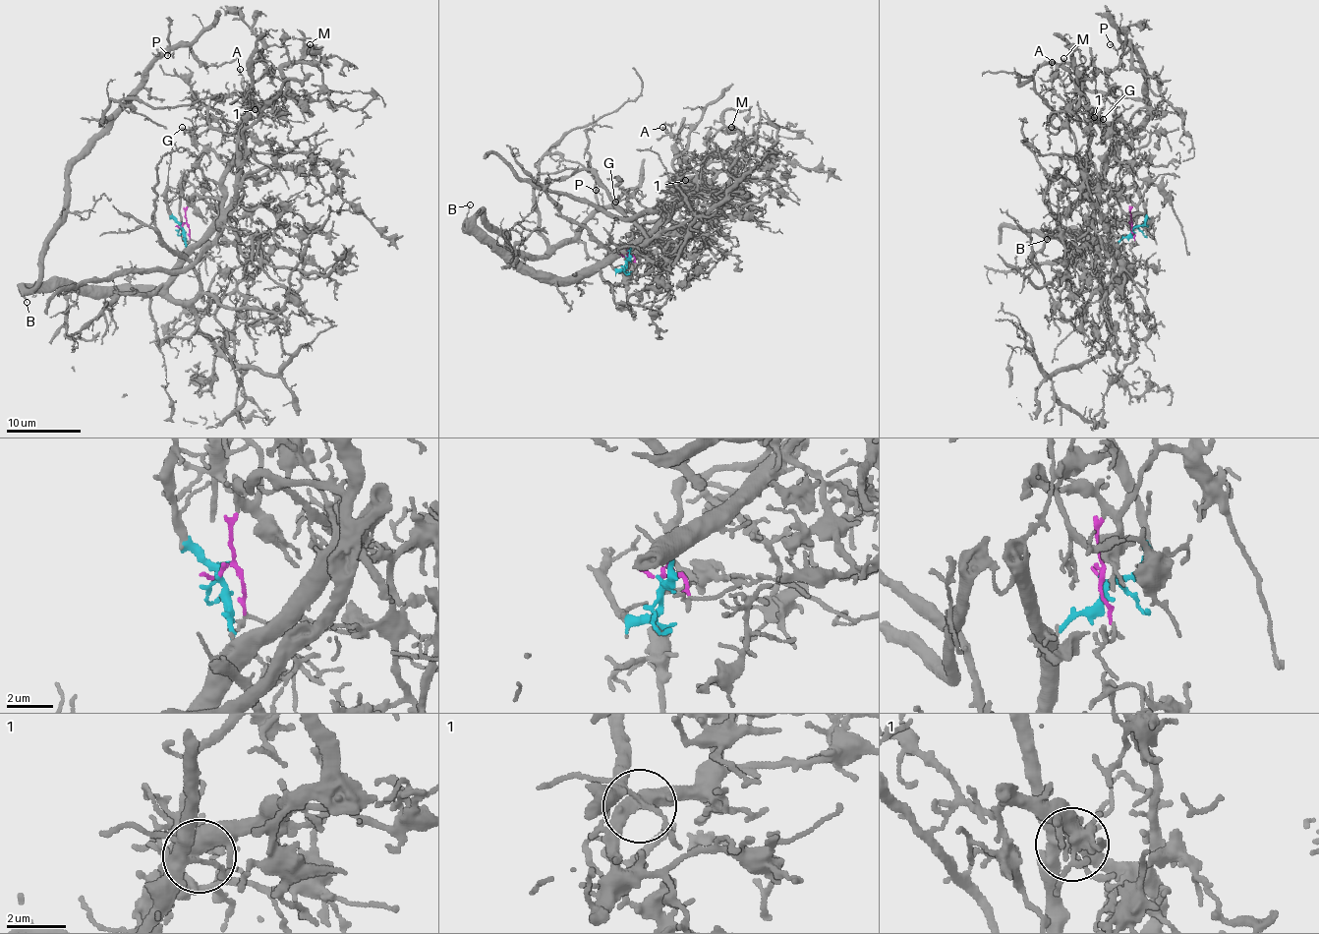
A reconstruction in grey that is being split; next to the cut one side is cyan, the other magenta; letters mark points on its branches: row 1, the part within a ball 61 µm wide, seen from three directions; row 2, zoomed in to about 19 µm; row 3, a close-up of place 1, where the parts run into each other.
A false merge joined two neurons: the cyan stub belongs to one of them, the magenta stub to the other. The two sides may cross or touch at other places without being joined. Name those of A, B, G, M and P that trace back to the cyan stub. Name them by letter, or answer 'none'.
B, P

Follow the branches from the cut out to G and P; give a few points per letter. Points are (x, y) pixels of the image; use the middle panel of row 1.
G: (625, 257), (630, 256), (634, 232), (660, 213), (659, 208), (676, 204), (636, 216), (624, 200), (614, 202)
P: (625, 257), (569, 276), (520, 268), (476, 218), (539, 256), (572, 241), (603, 204), (596, 191)

